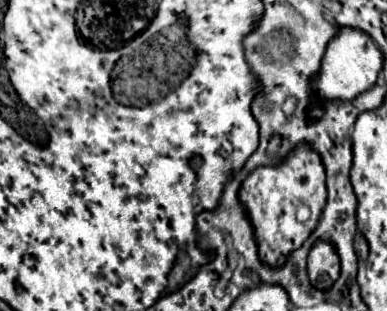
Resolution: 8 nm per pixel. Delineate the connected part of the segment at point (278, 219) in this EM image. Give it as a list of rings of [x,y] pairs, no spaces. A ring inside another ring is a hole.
[[[300,144],[288,154],[284,164],[256,168],[240,186],[240,202],[252,224],[260,260],[272,268],[284,264],[288,254],[300,248],[314,232],[326,204],[326,172],[320,156],[310,146]],[[300,206],[310,208],[310,218],[306,222],[296,220]]]

